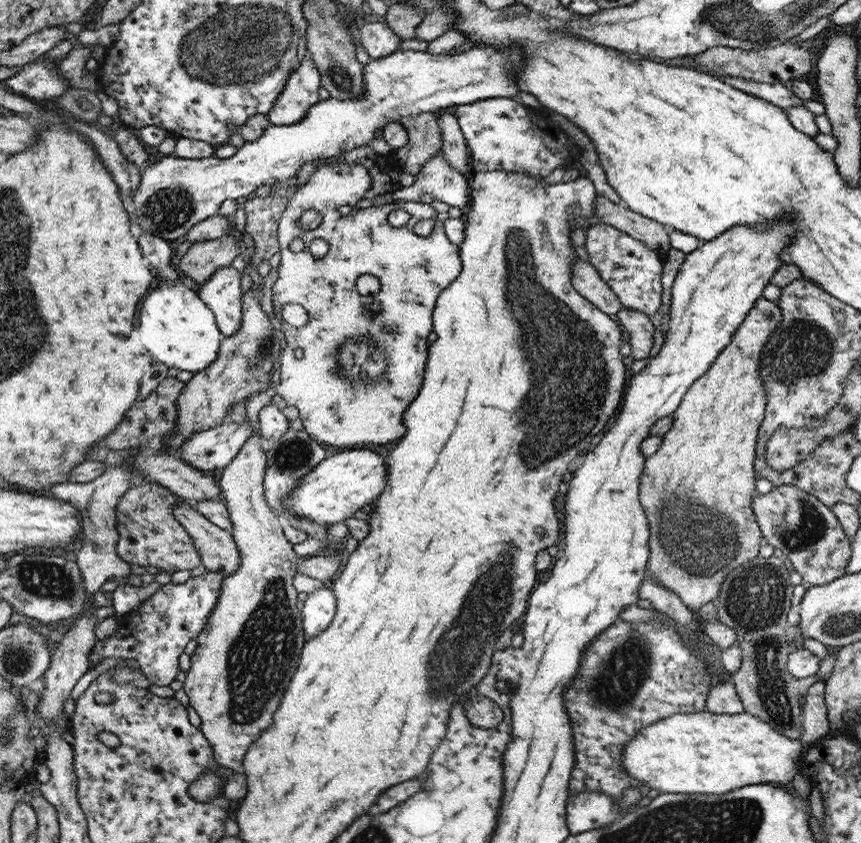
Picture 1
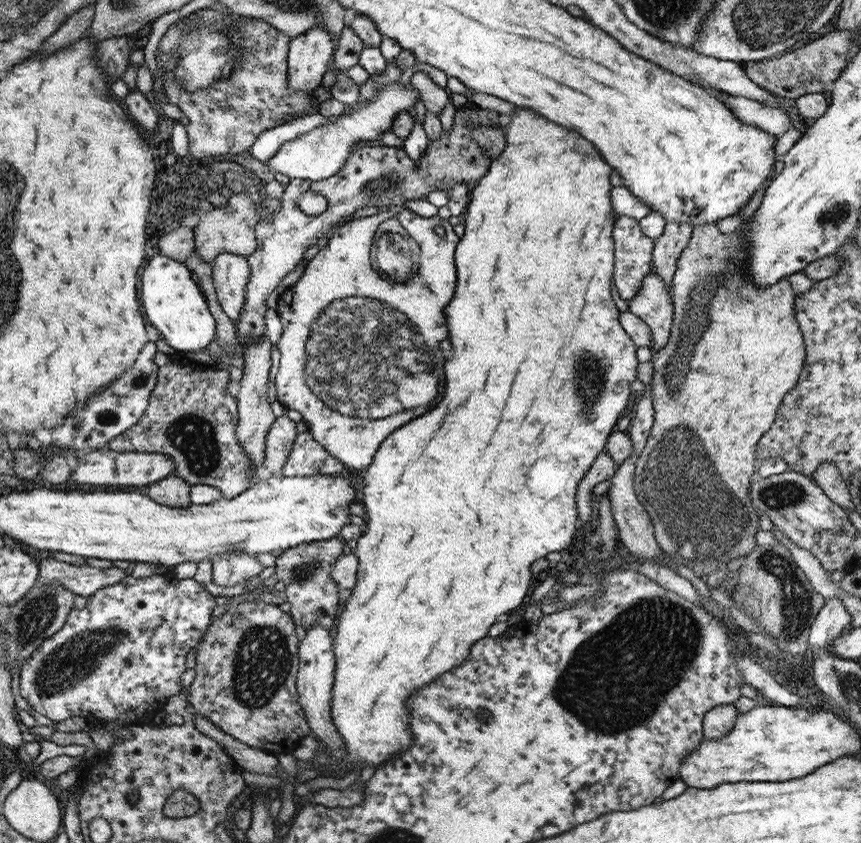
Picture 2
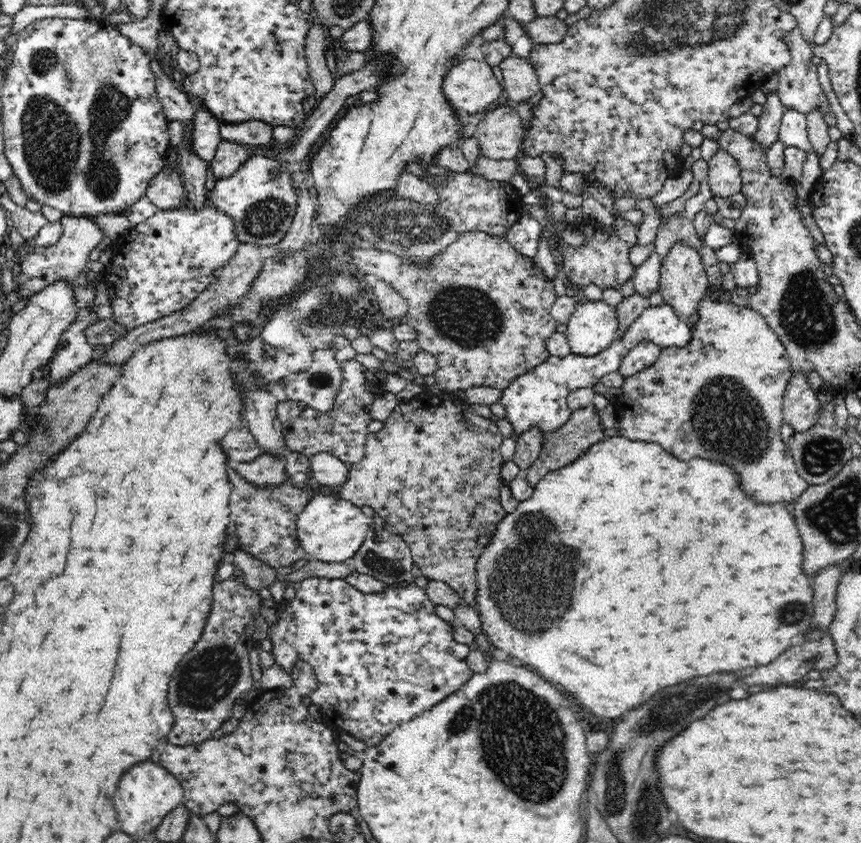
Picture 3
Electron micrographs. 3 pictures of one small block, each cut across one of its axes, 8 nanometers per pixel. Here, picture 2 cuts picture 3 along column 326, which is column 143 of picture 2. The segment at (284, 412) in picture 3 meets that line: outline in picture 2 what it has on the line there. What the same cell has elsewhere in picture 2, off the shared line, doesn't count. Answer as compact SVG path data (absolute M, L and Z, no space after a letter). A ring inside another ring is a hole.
M206 352L202 354L203 356L199 353L177 354L164 367L160 366L156 386L153 386L147 409L140 420L126 432L113 438L106 447L121 453L132 451L165 454L174 461L174 474L185 479L187 483L192 486L208 484L221 490L222 498L236 498L256 482L253 480L255 472L251 467L251 458L243 449L237 434L237 399L227 389L229 370L239 366L220 364L216 356L208 356Z

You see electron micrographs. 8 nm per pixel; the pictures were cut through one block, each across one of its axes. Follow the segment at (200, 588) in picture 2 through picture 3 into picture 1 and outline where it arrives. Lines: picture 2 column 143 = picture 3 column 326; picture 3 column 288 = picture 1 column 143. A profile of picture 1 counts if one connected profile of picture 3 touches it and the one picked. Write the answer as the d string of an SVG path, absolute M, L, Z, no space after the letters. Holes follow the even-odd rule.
M206 571L190 577L183 584L170 581L140 605L118 619L118 630L106 640L97 640L89 654L89 669L94 669L103 659L136 659L146 672L151 684L169 686L178 676L178 660L186 644L203 632L213 610L220 602L224 582L222 573Z

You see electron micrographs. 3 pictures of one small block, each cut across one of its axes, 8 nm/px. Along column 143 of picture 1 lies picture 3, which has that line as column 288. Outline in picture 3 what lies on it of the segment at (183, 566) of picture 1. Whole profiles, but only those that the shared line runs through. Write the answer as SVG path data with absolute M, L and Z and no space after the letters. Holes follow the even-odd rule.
M232 468L230 482L234 486L230 496L230 520L228 534L236 534L239 548L254 555L259 561L264 561L274 569L280 566L291 566L301 558L310 558L302 548L297 537L298 514L306 507L308 493L303 486L284 482L280 486L260 489L238 476Z

